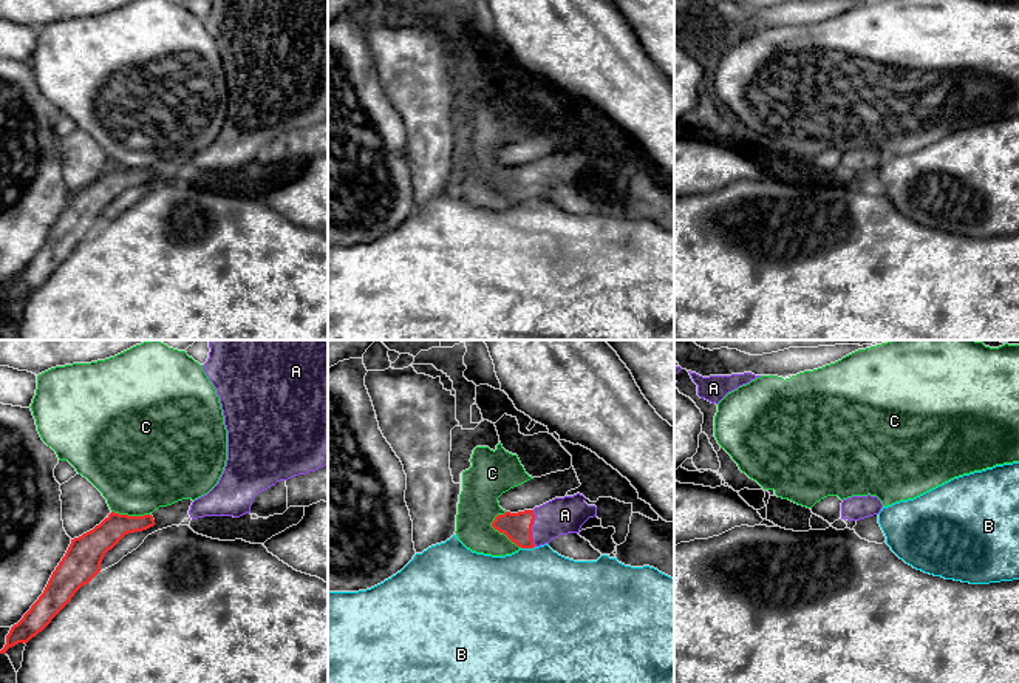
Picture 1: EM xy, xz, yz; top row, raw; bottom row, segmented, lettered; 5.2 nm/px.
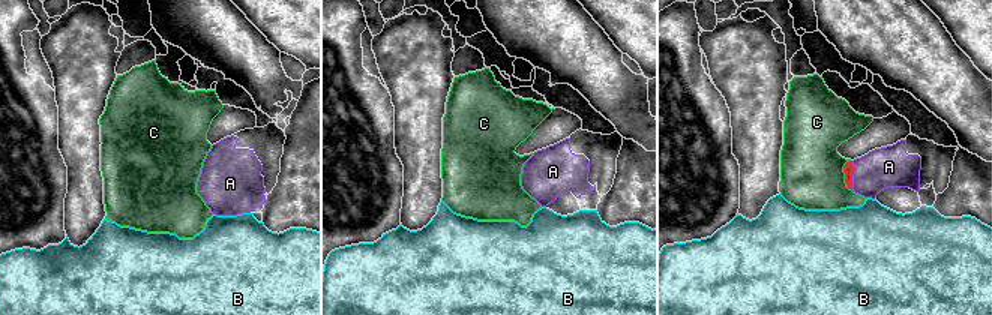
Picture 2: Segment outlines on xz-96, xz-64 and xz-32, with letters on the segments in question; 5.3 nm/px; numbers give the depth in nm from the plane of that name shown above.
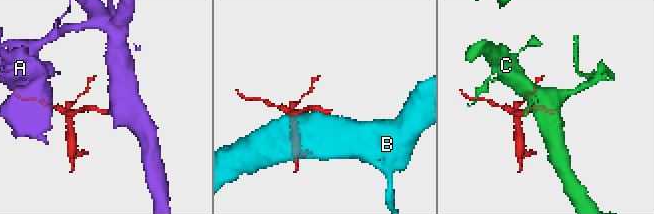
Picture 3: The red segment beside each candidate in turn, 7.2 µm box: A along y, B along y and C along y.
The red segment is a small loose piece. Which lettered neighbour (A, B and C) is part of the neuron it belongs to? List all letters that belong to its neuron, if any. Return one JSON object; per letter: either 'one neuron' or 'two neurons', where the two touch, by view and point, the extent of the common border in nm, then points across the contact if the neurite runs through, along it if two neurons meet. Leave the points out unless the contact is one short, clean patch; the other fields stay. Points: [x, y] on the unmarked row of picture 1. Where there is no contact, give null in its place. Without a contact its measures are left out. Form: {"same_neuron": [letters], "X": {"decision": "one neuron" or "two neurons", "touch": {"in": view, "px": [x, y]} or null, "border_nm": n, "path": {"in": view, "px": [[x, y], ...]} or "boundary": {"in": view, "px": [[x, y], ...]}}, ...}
{"same_neuron": ["A"], "A": {"decision": "one neuron", "touch": {"in": "xz", "px": [531, 183]}, "border_nm": 190, "path": {"in": "xz", "px": [[517, 181], [531, 183], [565, 169]]}}, "B": {"decision": "two neurons", "touch": {"in": "xz", "px": [528, 201]}, "border_nm": 70}, "C": {"decision": "two neurons", "touch": {"in": "xz", "px": [501, 186]}, "border_nm": 220, "boundary": {"in": "xz", "px": [[498, 167], [492, 180], [521, 201]]}}}

